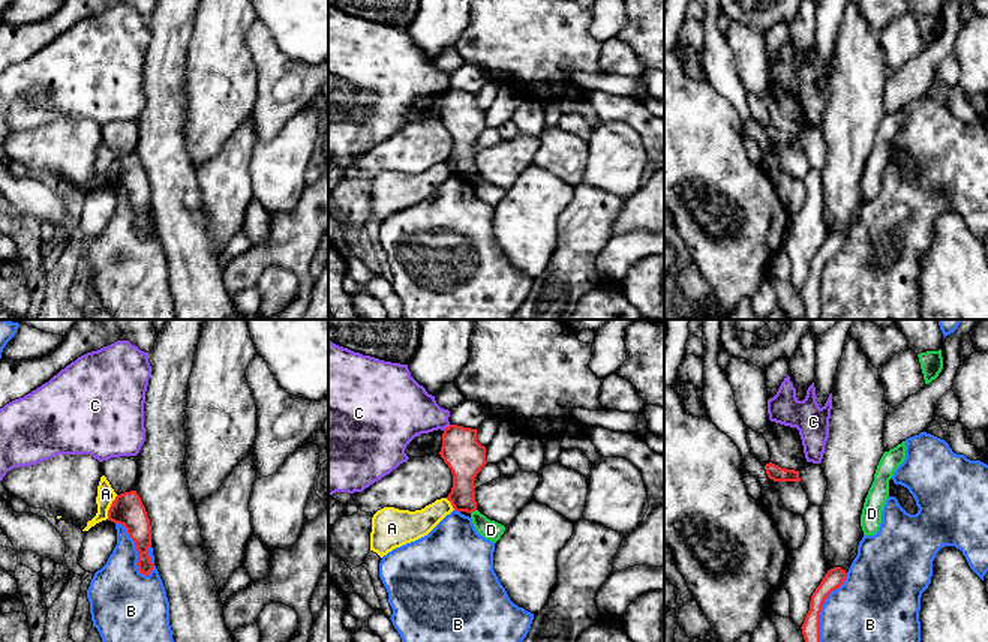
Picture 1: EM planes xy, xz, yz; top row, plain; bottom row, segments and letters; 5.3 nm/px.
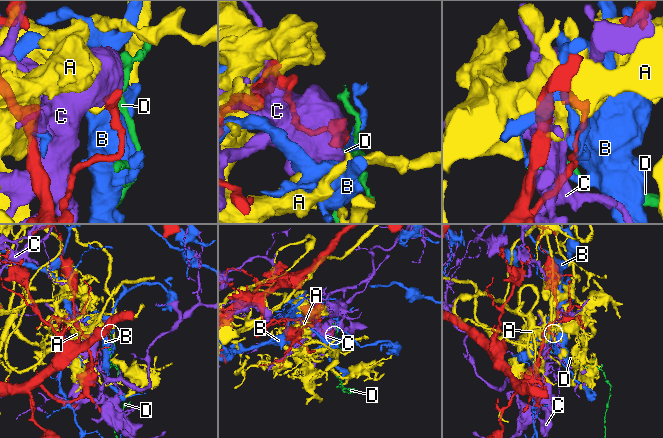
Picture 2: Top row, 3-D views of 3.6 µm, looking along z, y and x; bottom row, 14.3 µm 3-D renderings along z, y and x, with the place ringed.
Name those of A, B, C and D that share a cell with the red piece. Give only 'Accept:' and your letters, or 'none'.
Accept: none

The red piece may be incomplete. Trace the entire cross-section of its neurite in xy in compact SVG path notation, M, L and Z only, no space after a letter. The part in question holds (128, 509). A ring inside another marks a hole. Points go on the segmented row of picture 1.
M136 490L124 492L115 496L108 510L108 520L120 524L126 528L138 550L138 570L139 573L148 576L154 566L148 556L151 525Z

